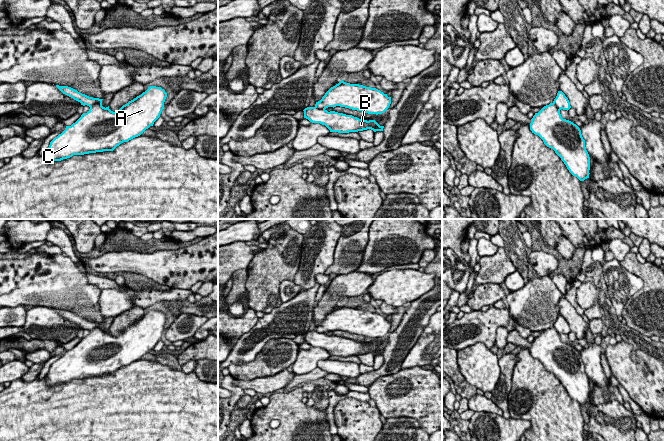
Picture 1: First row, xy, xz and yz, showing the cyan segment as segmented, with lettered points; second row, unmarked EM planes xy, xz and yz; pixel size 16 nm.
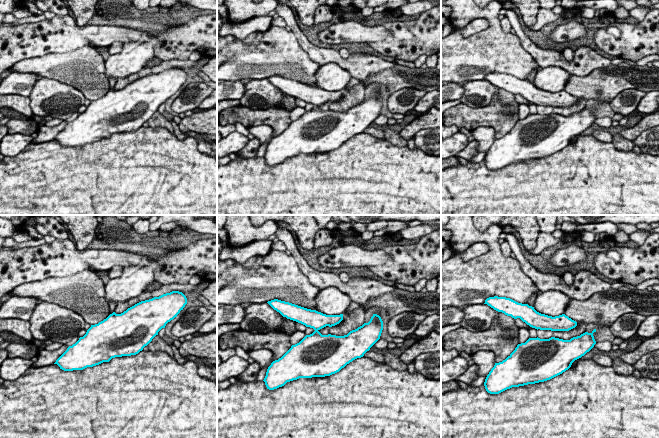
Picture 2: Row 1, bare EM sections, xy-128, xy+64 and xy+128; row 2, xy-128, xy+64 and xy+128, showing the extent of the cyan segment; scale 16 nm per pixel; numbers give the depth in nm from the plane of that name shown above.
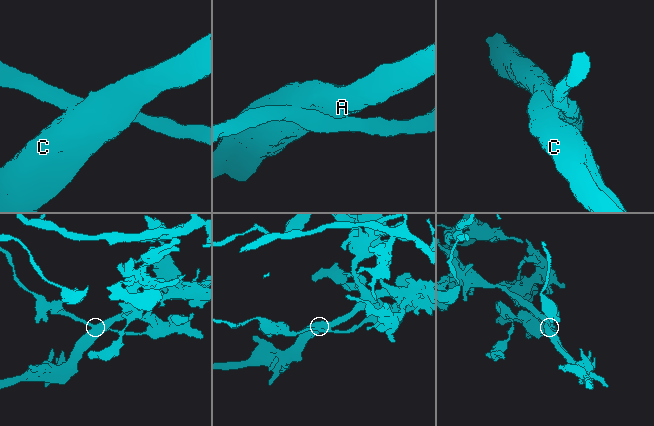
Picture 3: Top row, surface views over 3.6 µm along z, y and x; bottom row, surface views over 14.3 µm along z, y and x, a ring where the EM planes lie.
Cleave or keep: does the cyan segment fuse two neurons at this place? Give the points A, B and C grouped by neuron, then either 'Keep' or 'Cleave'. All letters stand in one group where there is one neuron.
Groups: A C / B. Cleave

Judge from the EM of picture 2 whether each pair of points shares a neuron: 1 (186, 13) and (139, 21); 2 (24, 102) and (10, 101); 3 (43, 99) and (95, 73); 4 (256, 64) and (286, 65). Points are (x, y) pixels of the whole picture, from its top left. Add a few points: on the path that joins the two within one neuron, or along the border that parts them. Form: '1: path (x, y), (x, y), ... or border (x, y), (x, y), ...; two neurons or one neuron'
1: path (174, 17), (151, 19); one neuron
2: path (21, 102), (13, 101); one neuron
3: border (48, 77), (72, 85), (86, 98); two neurons
4: path (263, 64), (279, 64); one neuron

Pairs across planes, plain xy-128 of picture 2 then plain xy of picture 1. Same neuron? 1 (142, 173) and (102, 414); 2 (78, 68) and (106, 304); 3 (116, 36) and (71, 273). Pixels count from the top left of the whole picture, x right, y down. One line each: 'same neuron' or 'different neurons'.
1: same neuron
2: different neurons
3: different neurons

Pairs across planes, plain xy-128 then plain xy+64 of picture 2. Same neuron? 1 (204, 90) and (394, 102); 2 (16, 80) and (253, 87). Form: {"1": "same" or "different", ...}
{"1": "same", "2": "different"}

